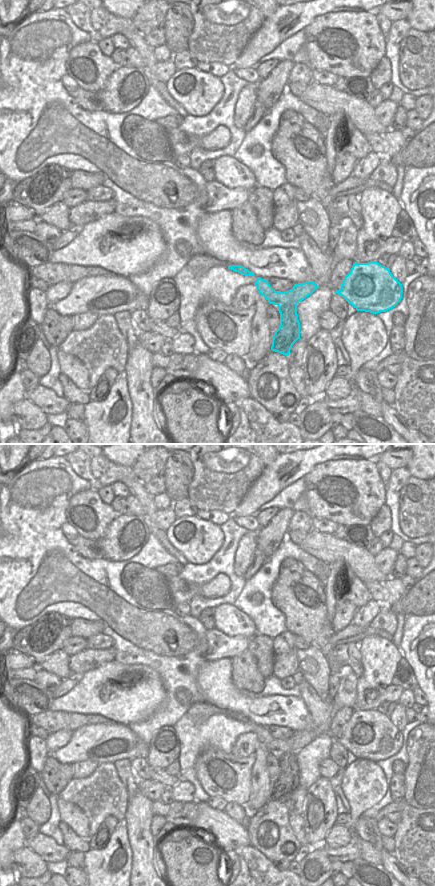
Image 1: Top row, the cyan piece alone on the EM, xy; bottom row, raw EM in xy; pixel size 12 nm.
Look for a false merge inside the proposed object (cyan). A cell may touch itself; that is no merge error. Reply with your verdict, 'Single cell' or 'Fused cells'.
Fused cells

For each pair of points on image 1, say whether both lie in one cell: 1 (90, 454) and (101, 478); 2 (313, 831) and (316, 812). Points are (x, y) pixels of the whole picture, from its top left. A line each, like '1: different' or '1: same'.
1: same
2: same

